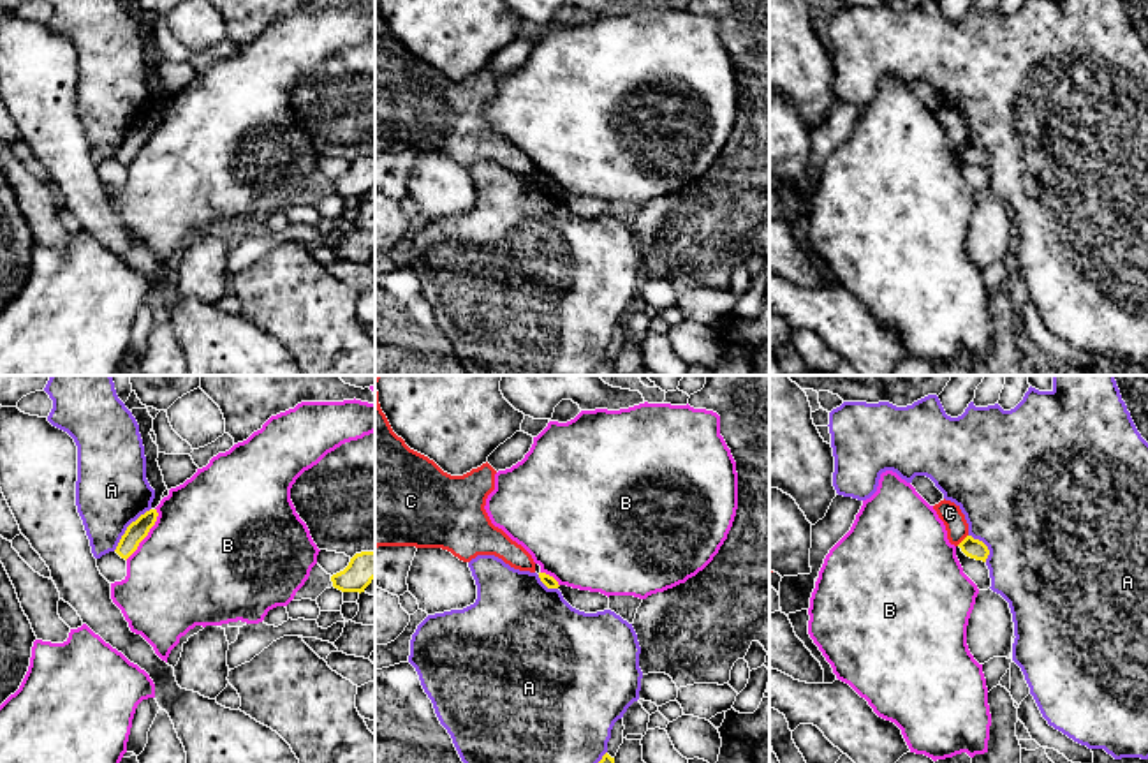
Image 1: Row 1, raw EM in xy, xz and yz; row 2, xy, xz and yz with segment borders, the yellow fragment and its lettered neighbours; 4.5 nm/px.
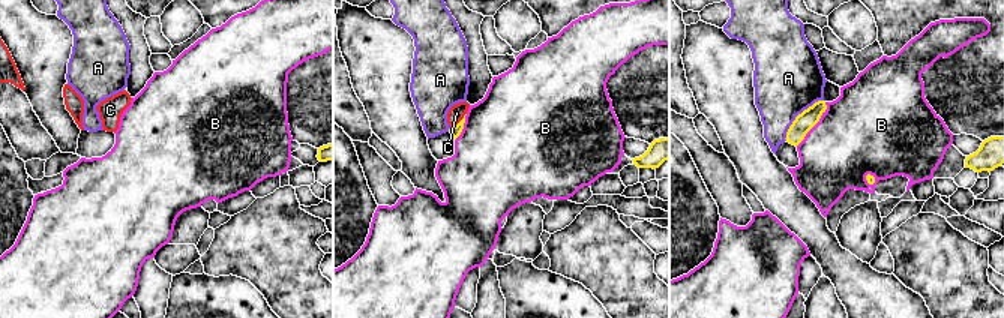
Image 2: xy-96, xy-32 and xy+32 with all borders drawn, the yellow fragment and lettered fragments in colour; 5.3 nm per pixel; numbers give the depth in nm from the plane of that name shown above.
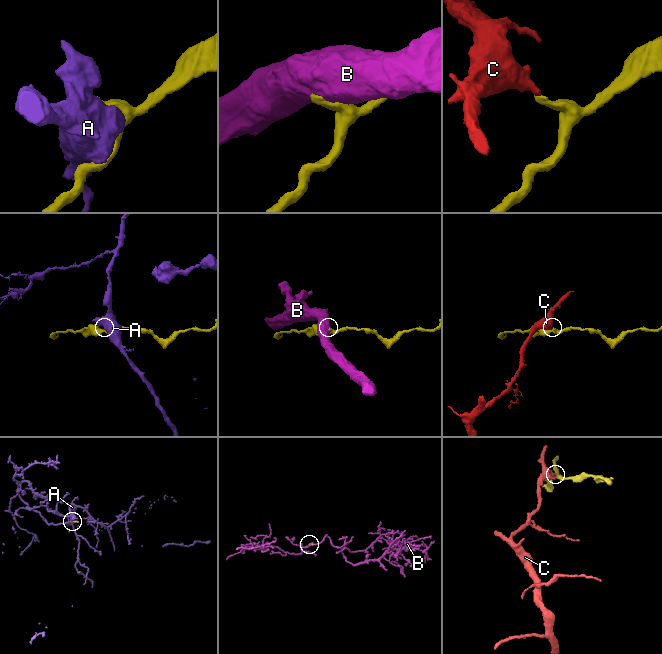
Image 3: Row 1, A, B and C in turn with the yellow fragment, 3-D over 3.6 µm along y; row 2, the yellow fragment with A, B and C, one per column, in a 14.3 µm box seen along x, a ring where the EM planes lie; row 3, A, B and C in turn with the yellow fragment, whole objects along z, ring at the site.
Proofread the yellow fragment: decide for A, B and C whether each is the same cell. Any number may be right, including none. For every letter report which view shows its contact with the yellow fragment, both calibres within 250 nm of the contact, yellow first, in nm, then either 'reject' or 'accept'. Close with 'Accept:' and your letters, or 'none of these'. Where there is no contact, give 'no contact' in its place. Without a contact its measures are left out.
A: xy | 90/340 nm | reject
B: xy | 90/500 nm | reject
C: yz | 90/100 nm | reject
Accept: none of these

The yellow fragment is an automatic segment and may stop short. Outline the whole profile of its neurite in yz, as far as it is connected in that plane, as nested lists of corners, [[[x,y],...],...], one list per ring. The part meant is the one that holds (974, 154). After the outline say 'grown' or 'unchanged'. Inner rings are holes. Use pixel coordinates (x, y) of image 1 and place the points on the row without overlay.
[[[967,141],[958,152],[967,162],[975,164],[975,166],[986,167],[990,160],[988,152],[982,146],[974,144],[972,141]]]; unchanged

